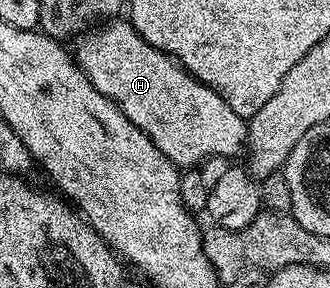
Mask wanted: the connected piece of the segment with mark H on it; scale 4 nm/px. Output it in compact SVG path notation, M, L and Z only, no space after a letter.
M129 19L107 20L97 28L83 32L77 37L75 44L78 45L72 48L72 55L78 69L88 78L88 82L92 82L92 86L100 90L100 94L112 100L128 118L128 122L139 128L170 161L178 165L179 169L193 169L209 156L238 156L241 152L243 155L247 147L248 127L244 117L236 114L236 110L232 110L232 106L228 106L228 102L224 102L224 98L220 98L216 90L197 80L174 57L144 42L144 38L140 38L140 34L132 27Z

